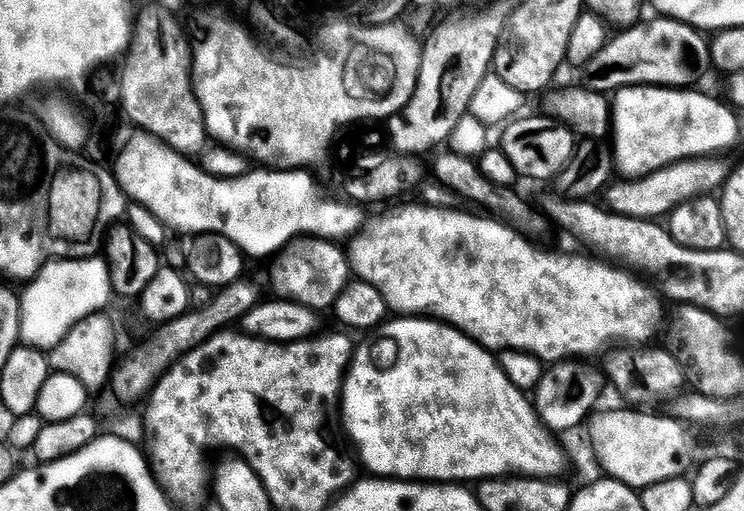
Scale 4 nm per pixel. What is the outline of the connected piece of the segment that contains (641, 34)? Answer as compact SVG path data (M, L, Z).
M655 17L656 20L642 22L618 36L613 35L602 50L598 52L583 67L583 85L591 92L601 94L612 94L628 87L671 87L671 88L690 88L698 80L702 79L706 72L713 67L712 51L709 41L699 29L691 27L681 20L674 20L668 17Z

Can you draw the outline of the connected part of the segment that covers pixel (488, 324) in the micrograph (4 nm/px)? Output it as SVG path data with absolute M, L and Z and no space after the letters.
M448 206L419 207L386 216L351 241L350 263L355 275L373 284L393 313L408 318L427 314L451 324L484 348L528 352L549 365L592 358L588 356L607 353L613 346L648 346L664 328L665 297L607 259L547 252L496 220L451 212Z

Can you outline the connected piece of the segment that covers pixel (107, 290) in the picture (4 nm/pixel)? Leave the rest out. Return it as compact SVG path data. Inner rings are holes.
M103 259L91 260L54 260L44 265L40 273L27 285L28 288L19 297L20 302L20 338L29 348L51 350L70 334L70 330L87 316L94 316L105 311L104 308L114 300L111 271Z

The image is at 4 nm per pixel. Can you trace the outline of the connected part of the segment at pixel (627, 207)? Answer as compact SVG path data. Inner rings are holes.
M712 158L681 160L679 164L670 164L666 168L659 168L648 176L621 179L621 184L613 183L607 189L607 207L611 211L617 212L619 216L629 216L635 220L659 221L672 213L682 202L693 200L695 196L715 193L721 187L725 172L723 166L715 164L716 162Z

